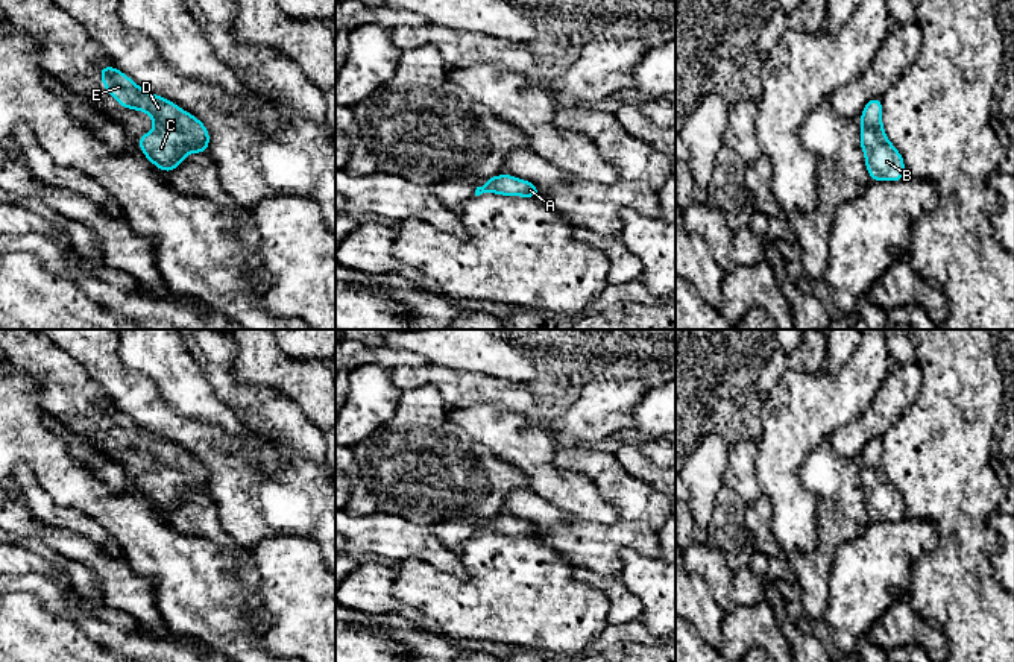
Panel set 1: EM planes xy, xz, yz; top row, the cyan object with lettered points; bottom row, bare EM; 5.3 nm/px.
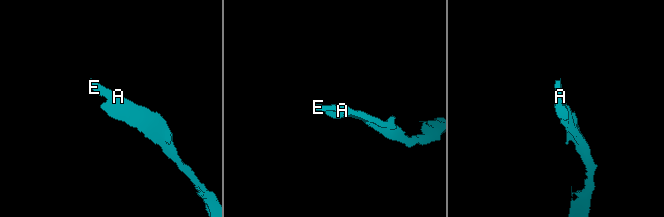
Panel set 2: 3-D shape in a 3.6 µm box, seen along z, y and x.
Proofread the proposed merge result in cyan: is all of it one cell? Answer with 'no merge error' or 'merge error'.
no merge error

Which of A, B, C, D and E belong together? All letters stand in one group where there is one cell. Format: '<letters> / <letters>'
A B C D E

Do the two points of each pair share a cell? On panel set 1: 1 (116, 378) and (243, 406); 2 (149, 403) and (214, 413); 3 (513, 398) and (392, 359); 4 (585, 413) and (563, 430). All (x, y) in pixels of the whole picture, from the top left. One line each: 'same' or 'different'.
1: different
2: different
3: different
4: same

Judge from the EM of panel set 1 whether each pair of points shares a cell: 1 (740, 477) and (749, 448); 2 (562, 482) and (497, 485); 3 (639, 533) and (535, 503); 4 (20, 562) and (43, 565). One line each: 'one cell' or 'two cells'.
1: one cell
2: two cells
3: one cell
4: one cell

